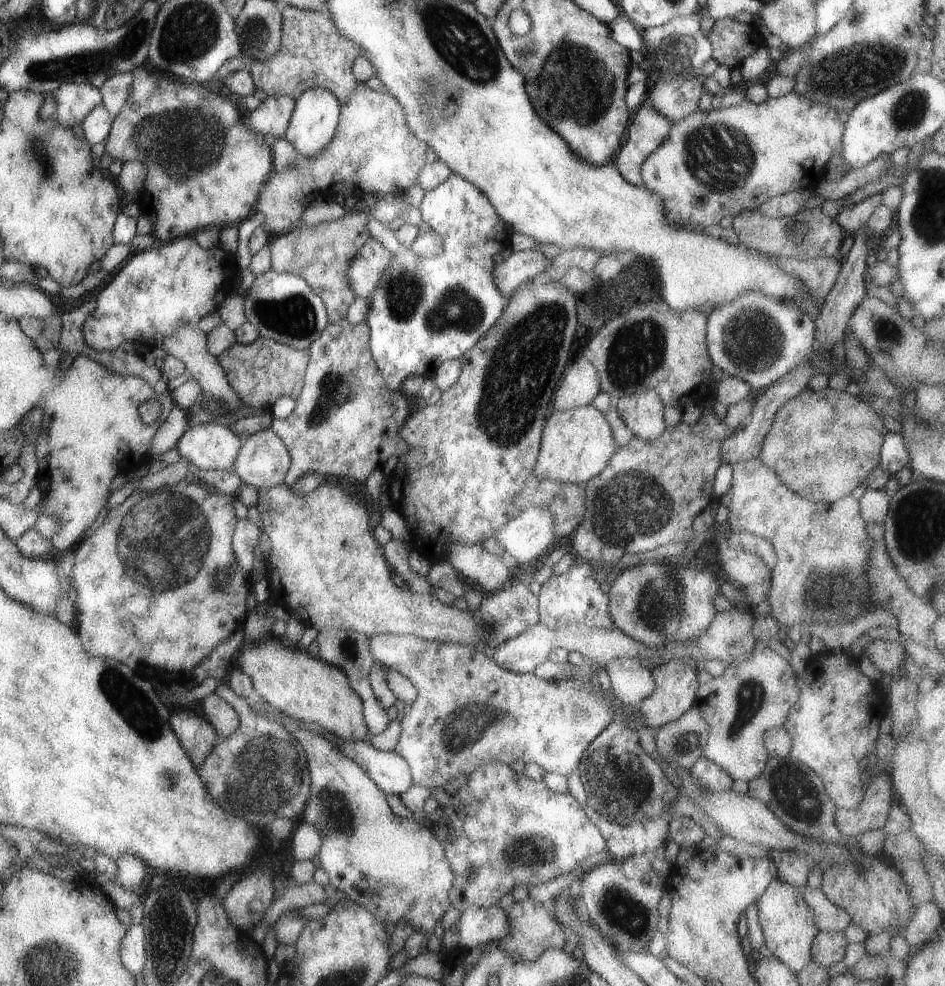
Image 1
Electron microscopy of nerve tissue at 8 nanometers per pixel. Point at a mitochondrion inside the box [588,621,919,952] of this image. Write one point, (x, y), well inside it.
(618, 907)

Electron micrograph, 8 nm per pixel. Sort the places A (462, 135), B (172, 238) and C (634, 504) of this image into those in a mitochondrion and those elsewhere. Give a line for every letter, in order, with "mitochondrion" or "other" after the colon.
A: other
B: other
C: mitochondrion

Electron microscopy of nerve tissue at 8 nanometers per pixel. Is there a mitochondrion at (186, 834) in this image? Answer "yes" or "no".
no

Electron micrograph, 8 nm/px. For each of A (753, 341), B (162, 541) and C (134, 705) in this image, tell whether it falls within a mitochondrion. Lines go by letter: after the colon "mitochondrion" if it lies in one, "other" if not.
A: mitochondrion
B: mitochondrion
C: mitochondrion

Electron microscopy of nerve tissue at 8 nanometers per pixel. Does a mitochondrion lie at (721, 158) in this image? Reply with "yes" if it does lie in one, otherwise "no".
yes

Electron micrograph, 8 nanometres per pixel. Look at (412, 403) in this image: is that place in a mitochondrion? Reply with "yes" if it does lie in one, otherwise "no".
no

